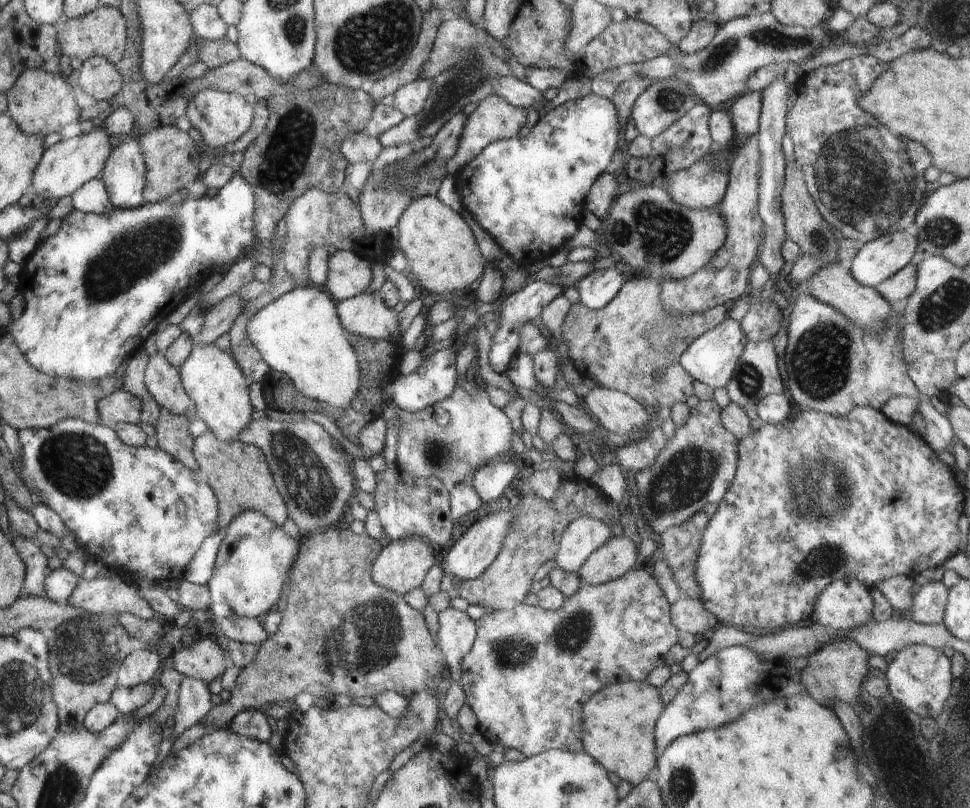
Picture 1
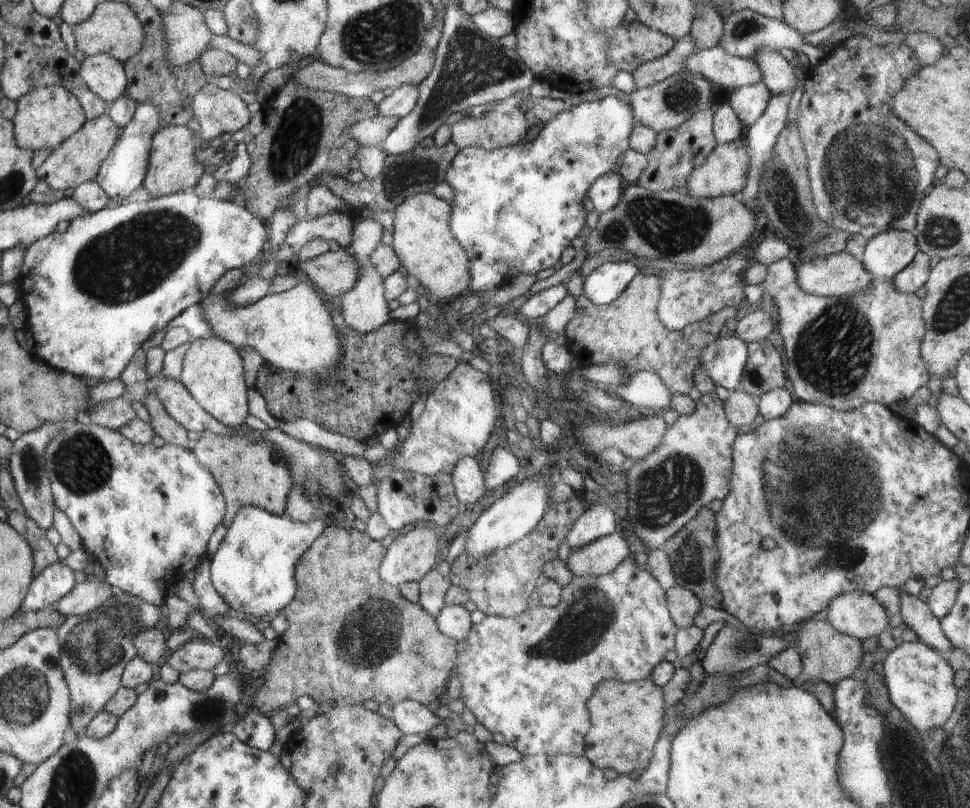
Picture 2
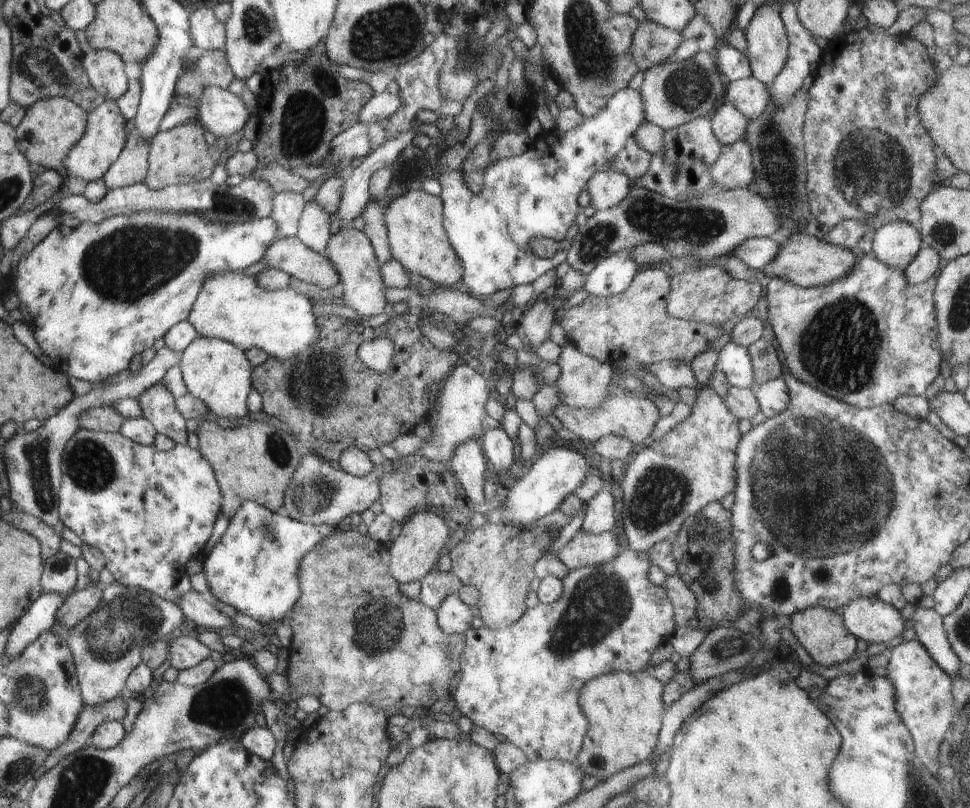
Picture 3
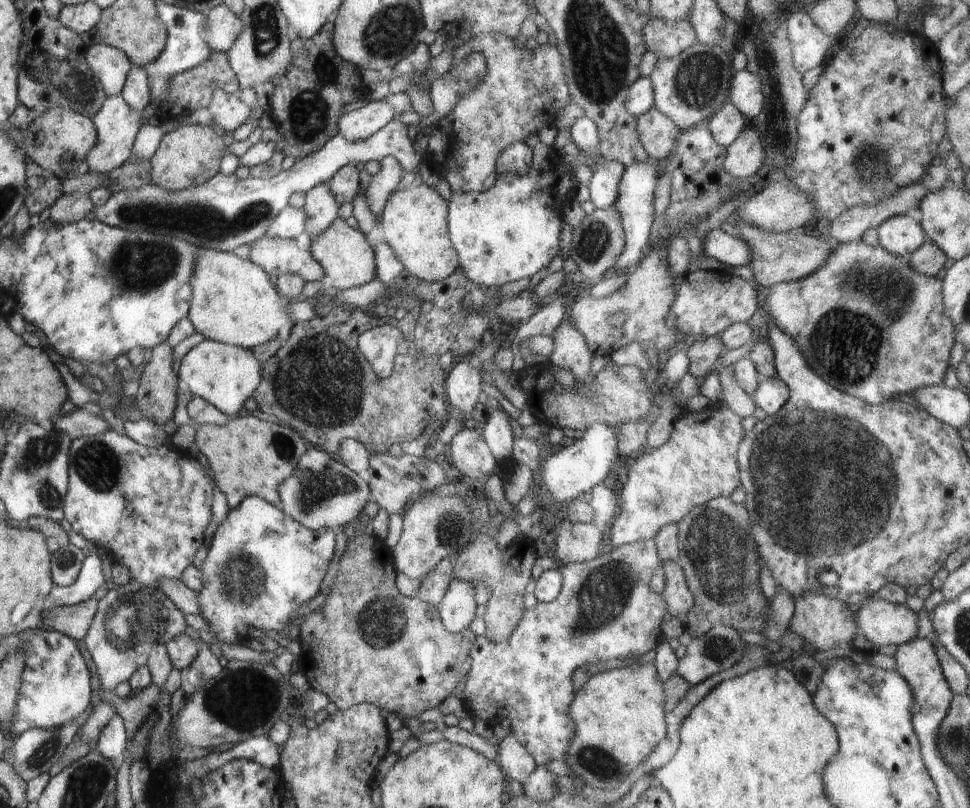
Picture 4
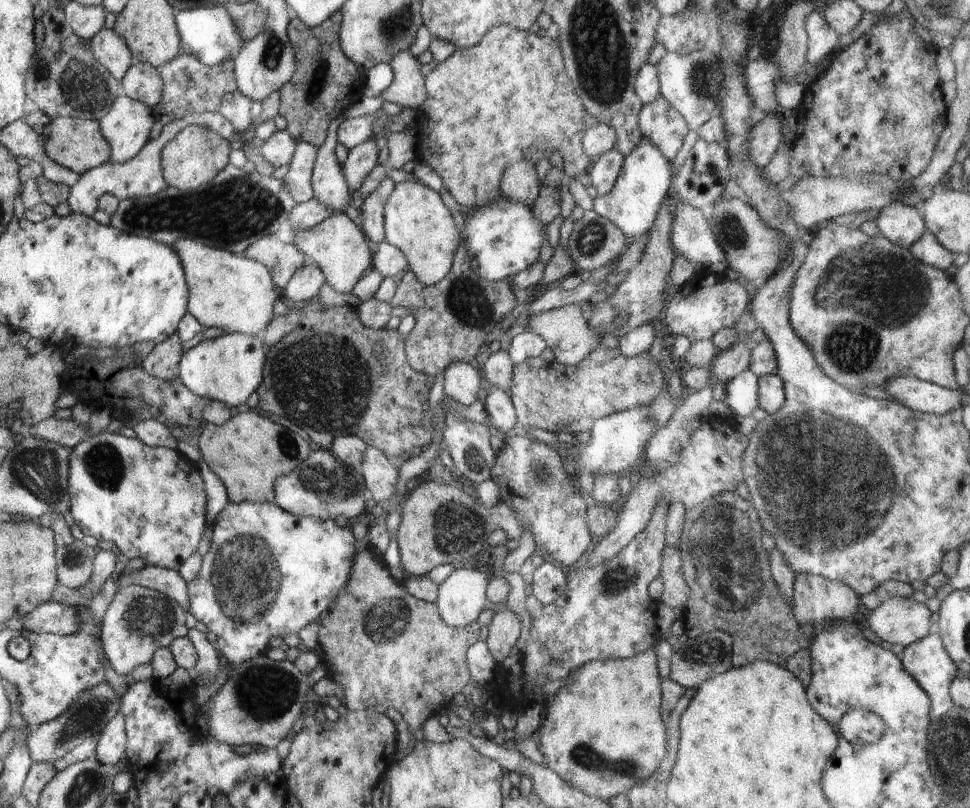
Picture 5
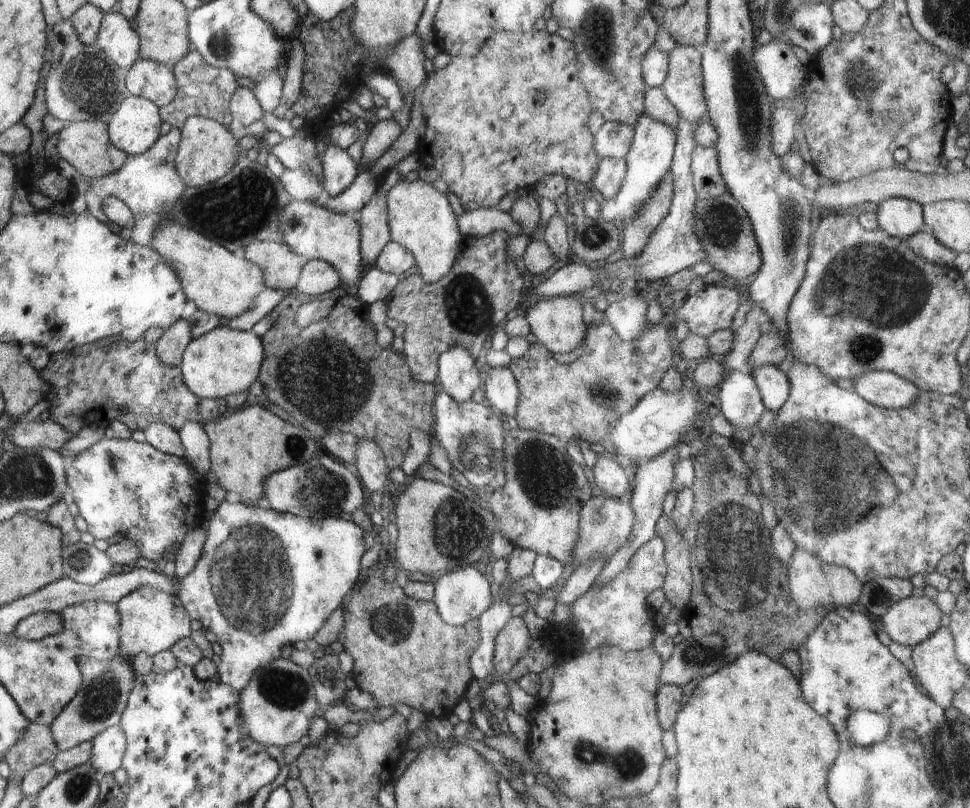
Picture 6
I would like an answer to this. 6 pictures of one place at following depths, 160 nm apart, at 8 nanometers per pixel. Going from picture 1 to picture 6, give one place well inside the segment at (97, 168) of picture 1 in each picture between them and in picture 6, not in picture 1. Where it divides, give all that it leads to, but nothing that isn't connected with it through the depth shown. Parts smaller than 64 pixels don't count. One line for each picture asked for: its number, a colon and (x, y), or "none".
2: (79, 159)
3: (103, 142)
4: (118, 124)
5: (127, 125)
6: (135, 127)

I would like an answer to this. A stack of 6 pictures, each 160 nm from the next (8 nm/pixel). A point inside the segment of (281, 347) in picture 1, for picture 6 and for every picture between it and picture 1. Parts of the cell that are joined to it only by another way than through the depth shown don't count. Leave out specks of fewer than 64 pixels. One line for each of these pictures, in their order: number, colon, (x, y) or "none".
2: (293, 330)
3: (232, 306)
4: (235, 302)
5: (236, 293)
6: (216, 281)

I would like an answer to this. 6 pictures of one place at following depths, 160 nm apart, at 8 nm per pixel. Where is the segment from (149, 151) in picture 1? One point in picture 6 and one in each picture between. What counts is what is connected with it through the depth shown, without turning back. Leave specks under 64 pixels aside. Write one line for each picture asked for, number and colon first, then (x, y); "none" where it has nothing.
2: (173, 167)
3: (178, 156)
4: (189, 155)
5: (195, 155)
6: (207, 151)

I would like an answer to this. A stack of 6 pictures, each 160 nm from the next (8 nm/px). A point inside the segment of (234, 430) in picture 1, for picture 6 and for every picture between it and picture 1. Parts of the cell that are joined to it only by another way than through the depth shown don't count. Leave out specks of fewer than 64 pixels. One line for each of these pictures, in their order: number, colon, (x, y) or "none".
2: (212, 371)
3: (217, 372)
4: (224, 375)
5: (228, 369)
6: (223, 361)

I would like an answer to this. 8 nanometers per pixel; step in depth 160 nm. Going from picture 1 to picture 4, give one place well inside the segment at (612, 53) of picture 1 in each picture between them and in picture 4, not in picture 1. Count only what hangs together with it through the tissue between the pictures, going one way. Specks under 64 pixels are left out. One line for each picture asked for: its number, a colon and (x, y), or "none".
2: (631, 44)
3: (652, 44)
4: (667, 39)

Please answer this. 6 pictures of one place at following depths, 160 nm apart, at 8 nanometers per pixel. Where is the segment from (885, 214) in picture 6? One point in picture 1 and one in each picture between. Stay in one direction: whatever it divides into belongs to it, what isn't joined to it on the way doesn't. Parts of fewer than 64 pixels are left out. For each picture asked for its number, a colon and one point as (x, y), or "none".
1: (877, 260)
2: (887, 253)
3: (896, 243)
4: (901, 235)
5: (901, 223)

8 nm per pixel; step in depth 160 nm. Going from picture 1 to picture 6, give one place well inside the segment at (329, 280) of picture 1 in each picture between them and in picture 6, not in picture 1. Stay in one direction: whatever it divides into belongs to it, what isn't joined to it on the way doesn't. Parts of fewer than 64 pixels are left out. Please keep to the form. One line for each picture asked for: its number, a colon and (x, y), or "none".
2: (334, 272)
3: (288, 254)
4: (275, 255)
5: (283, 260)
6: (281, 270)

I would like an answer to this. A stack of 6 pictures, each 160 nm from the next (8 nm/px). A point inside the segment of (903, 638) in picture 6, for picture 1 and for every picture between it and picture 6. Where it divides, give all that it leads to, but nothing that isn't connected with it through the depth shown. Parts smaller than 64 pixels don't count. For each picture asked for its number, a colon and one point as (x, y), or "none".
1: (844, 605)
2: (856, 614)
3: (873, 620)
4: (881, 622)
5: (904, 621)

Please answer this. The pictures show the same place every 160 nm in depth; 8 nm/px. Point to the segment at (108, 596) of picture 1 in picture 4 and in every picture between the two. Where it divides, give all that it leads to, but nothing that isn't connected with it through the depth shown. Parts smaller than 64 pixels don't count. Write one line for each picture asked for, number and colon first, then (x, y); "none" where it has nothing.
2: (86, 596)
3: (79, 605)
4: (75, 621)

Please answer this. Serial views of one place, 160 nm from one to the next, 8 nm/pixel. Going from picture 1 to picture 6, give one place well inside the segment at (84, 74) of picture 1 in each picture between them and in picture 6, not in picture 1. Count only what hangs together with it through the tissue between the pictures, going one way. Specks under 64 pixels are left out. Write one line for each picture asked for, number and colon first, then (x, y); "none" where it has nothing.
2: (106, 76)
3: (105, 68)
4: (111, 66)
5: (110, 49)
6: (117, 38)

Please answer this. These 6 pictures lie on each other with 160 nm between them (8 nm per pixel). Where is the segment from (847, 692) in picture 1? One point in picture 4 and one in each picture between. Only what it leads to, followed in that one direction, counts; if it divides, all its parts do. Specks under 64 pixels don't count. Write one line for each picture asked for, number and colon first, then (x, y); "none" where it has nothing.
2: (826, 654)
3: (822, 632)
4: (824, 621)

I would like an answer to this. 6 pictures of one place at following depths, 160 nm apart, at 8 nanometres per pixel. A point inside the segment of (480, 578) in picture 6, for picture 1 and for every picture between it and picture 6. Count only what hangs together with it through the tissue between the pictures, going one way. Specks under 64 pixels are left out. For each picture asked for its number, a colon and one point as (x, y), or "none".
1: (456, 633)
2: (453, 620)
3: (454, 616)
4: (457, 609)
5: (462, 596)

